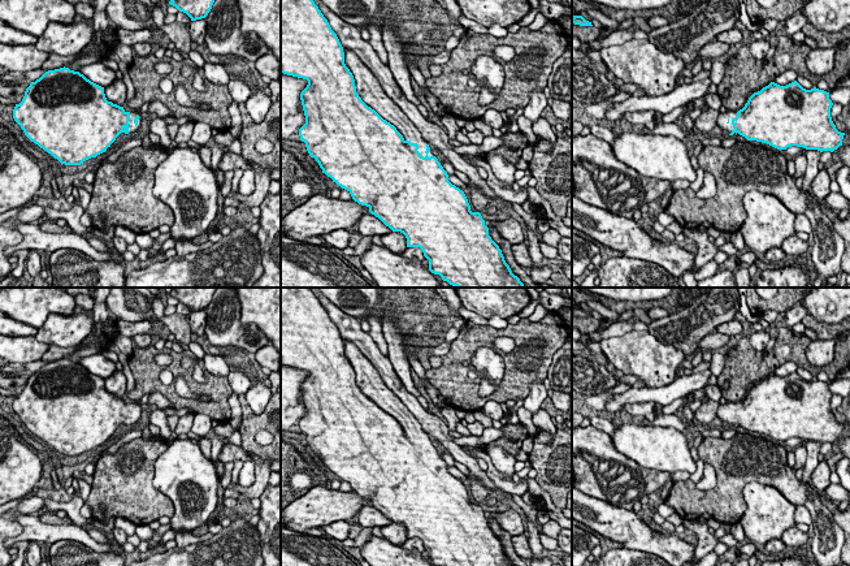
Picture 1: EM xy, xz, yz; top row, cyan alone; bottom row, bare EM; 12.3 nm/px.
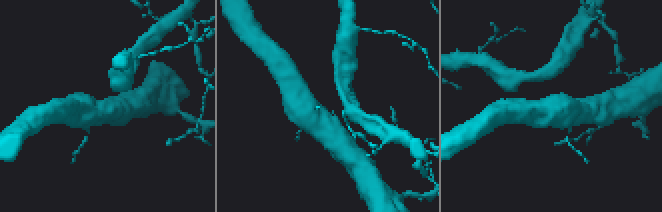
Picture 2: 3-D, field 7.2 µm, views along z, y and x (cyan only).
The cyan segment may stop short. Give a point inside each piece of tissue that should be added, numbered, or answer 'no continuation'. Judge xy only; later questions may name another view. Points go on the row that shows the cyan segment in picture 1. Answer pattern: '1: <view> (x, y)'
1: xy (133, 129)

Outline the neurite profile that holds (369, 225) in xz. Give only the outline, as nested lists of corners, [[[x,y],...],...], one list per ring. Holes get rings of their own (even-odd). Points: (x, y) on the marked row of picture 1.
[[[370,212],[364,213],[357,221],[357,224],[359,233],[363,237],[383,236],[393,232],[389,226],[386,226],[378,217],[376,217]]]

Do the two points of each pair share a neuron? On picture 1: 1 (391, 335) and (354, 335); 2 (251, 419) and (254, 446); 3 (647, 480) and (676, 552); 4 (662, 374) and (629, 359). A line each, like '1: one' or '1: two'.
1: two
2: one
3: two
4: one

